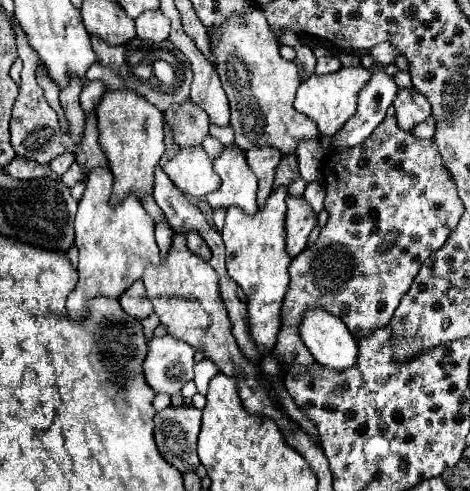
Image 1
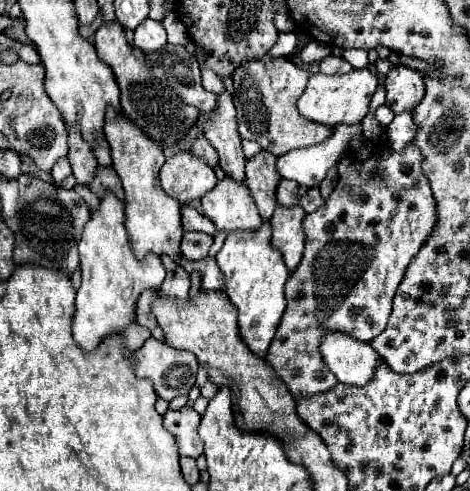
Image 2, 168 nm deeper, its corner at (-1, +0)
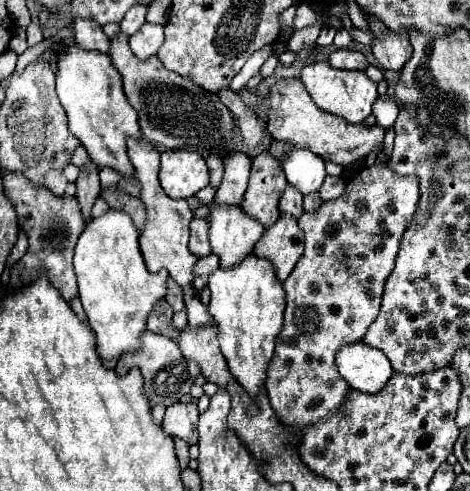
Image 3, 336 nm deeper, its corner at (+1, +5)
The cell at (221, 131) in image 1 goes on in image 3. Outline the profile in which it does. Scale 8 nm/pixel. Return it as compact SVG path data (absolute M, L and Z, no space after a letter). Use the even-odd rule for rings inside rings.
M270 142L272 156L278 160L282 166L282 172L294 188L298 188L302 194L318 192L318 188L324 182L326 170L324 170L324 160L310 152L308 148L298 148L288 142Z

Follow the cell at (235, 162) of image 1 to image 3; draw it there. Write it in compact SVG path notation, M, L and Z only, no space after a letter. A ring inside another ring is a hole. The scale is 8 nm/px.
M212 200L208 208L212 252L218 254L220 266L234 266L254 250L254 244L264 234L264 226L256 222L256 218L248 216L242 206L218 206L218 202Z

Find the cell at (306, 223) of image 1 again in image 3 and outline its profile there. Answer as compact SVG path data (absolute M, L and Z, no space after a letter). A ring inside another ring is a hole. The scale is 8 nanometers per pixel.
M280 214L276 224L264 230L262 238L256 242L254 254L268 258L278 274L278 280L286 280L294 270L296 262L304 252L304 234L300 232L296 218L292 214Z

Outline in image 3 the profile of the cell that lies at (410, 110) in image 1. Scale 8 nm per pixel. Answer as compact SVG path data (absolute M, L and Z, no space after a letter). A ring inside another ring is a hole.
M406 34L376 36L372 52L382 70L390 72L400 72L408 62L408 58L412 58L412 46Z

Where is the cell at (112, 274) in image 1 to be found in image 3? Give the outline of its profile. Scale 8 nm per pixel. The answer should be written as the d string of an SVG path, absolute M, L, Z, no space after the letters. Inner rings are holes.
M110 208L104 216L86 224L76 250L74 270L78 276L78 294L96 334L96 352L102 360L132 352L146 330L146 318L152 306L166 296L166 272L152 274L144 266L138 250L138 230L128 214Z

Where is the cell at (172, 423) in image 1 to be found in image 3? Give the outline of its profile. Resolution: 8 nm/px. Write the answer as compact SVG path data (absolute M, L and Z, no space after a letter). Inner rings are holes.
M176 402L166 408L166 416L162 422L164 432L170 436L182 438L188 444L198 442L198 432L196 432L196 422L198 422L198 408L194 402Z

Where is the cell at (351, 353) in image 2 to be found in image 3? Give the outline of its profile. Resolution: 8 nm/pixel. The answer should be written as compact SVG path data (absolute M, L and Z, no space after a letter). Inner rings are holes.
M364 342L342 346L336 352L336 366L350 388L366 394L376 394L378 390L382 390L392 376L388 358L380 350Z

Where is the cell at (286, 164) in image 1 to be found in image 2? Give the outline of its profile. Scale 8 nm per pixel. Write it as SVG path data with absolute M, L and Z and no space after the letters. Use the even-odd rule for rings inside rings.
M282 179L280 185L278 185L278 191L276 191L276 199L278 199L278 203L282 207L294 207L294 205L298 205L298 201L300 201L298 183Z

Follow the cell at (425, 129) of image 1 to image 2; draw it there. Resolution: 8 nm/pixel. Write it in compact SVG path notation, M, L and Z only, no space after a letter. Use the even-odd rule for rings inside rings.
M404 111L402 115L396 115L394 121L388 125L388 141L392 151L402 151L414 137L416 125L412 121L412 113Z

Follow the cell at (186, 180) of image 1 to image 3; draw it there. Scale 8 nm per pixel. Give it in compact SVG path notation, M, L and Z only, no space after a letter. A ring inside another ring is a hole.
M170 150L160 156L160 184L170 198L190 198L210 184L208 168L198 152Z

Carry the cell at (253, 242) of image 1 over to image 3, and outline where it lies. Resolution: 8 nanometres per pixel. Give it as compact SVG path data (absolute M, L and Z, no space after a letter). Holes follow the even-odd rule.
M248 254L244 262L232 268L218 266L208 278L208 288L212 292L208 312L216 320L222 354L244 390L248 394L258 394L258 390L264 388L266 368L274 354L274 342L282 328L286 306L286 292L276 276L274 264L256 254Z

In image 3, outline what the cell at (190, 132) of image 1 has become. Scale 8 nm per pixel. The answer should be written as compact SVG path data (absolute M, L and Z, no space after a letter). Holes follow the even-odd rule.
M208 154L208 156L206 156L206 164L208 164L208 168L210 168L210 184L212 184L212 186L218 186L220 180L222 180L222 172L224 172L224 166L222 166L220 156Z

